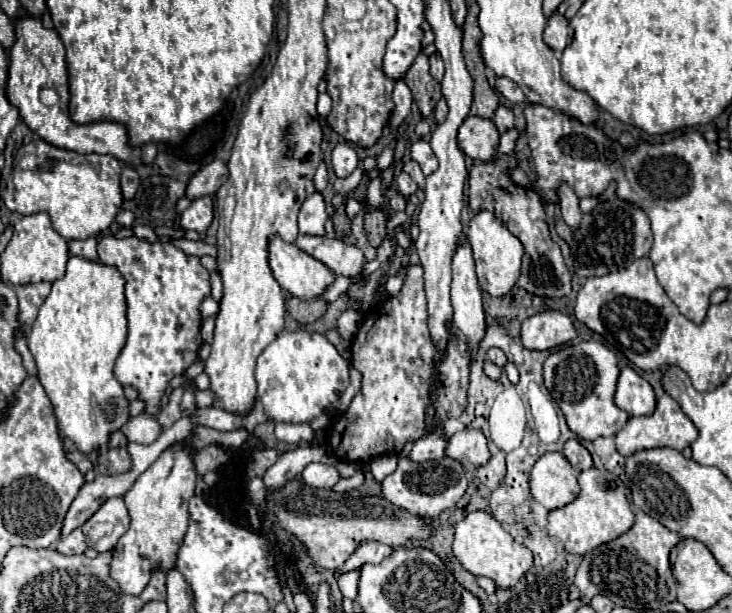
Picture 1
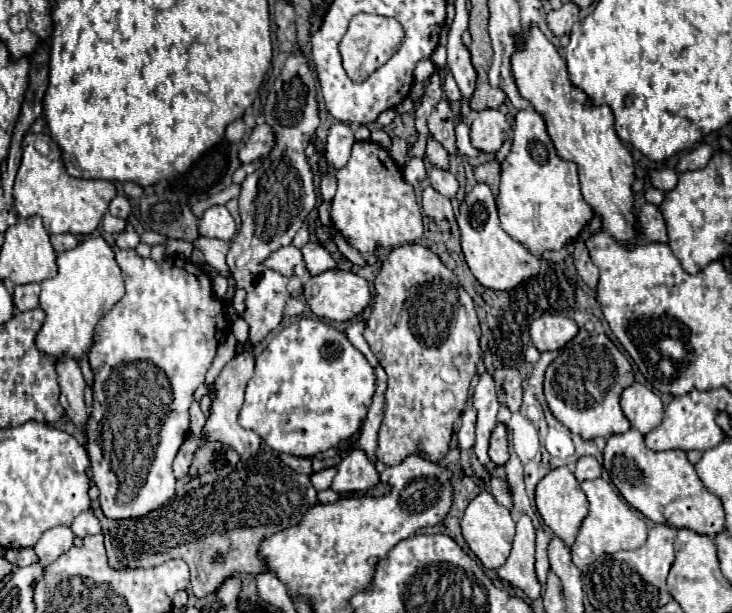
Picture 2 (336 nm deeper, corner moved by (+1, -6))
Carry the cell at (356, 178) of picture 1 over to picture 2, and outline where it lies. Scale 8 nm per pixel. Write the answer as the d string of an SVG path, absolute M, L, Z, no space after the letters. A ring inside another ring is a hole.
M354 142L348 164L332 170L332 176L338 184L330 208L332 224L364 256L366 264L376 264L380 248L412 244L422 238L422 214L414 188L404 180L388 150L374 142Z

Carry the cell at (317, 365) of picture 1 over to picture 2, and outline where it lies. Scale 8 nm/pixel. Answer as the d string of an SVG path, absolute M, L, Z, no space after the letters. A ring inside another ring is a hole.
M300 318L298 322L282 328L268 342L262 354L256 356L254 376L246 386L240 424L256 432L276 452L310 458L328 448L338 448L342 440L352 438L360 430L374 392L374 368L368 364L364 354L348 342L346 334L318 318Z

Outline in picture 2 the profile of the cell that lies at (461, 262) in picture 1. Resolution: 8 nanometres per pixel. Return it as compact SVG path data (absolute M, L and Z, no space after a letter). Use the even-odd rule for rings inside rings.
M482 374L474 388L472 388L472 406L478 410L478 424L476 424L476 444L474 444L474 454L478 462L494 474L496 464L488 456L488 444L490 444L490 434L496 428L496 414L498 414L498 398L496 398L496 388L494 380L490 374Z

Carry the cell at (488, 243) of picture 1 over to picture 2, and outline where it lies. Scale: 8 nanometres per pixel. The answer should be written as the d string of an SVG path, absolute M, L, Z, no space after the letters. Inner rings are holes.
M476 184L472 192L466 194L460 214L458 214L458 226L460 226L460 240L462 240L462 252L466 256L466 262L472 270L472 274L478 278L480 284L486 288L496 290L512 290L516 284L520 284L526 278L532 278L540 270L540 260L520 242L512 240L500 226L498 210L494 196L486 184Z

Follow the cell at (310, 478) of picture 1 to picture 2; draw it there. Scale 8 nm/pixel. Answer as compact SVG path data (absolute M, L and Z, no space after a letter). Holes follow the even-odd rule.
M354 448L350 456L346 456L338 464L338 474L334 476L332 490L338 494L344 492L364 492L378 484L380 474L376 464L366 456L362 448Z

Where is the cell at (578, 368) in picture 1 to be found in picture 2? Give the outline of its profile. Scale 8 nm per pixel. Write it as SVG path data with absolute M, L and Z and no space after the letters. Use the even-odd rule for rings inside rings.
M606 334L590 336L582 344L568 344L560 356L548 366L544 378L544 394L556 420L568 426L584 440L596 436L608 438L630 428L620 408L620 394L634 382L634 372L626 356L614 346Z

